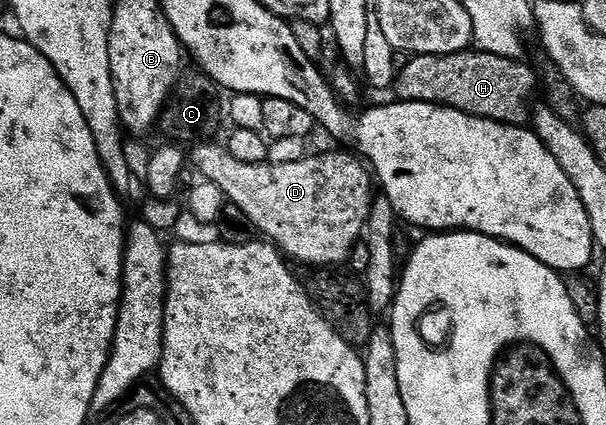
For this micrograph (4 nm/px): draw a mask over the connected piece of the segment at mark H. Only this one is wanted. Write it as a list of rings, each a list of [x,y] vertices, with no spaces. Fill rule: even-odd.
[[[478,50],[454,52],[444,56],[411,56],[408,64],[398,69],[393,92],[400,101],[420,100],[426,104],[442,104],[444,108],[456,108],[468,112],[471,116],[496,120],[502,124],[523,126],[532,119],[533,105],[537,100],[537,72],[522,59],[510,60],[497,54],[489,54]]]

